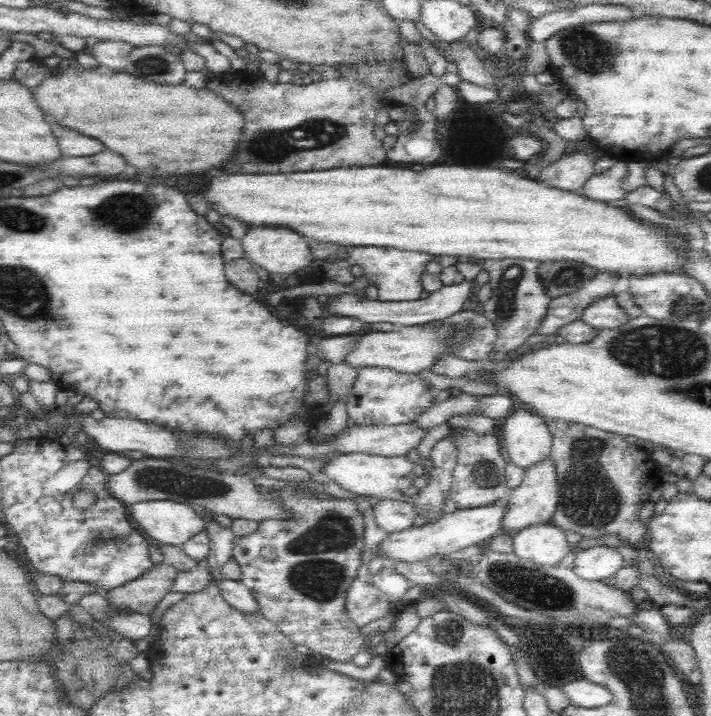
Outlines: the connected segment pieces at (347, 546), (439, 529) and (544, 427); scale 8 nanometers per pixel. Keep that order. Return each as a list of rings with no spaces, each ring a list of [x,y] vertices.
[[[292,484],[292,486],[282,486],[282,488],[276,488],[276,490],[268,490],[269,499],[279,504],[284,516],[282,518],[268,518],[268,520],[260,520],[256,528],[250,532],[250,534],[244,534],[244,536],[234,536],[234,544],[232,544],[232,552],[230,552],[231,560],[234,560],[241,569],[241,581],[246,588],[250,589],[254,599],[257,600],[258,612],[266,620],[274,623],[278,630],[290,639],[290,642],[296,644],[304,644],[306,648],[312,650],[312,654],[318,654],[320,658],[330,659],[334,662],[353,662],[353,658],[360,654],[364,650],[368,650],[369,643],[368,638],[360,632],[360,627],[346,614],[346,597],[349,591],[350,585],[353,580],[358,576],[358,570],[362,566],[362,548],[364,548],[363,534],[365,530],[364,517],[362,512],[354,501],[342,500],[332,497],[330,494],[320,493],[316,491],[305,490],[301,484]]]
[[[506,496],[487,506],[457,509],[450,514],[443,514],[433,523],[429,522],[418,528],[410,527],[402,532],[388,535],[388,538],[382,541],[379,550],[386,555],[386,565],[389,566],[391,561],[425,561],[433,555],[458,557],[460,549],[475,544],[480,546],[494,534],[501,532],[502,519],[508,507],[510,500]]]
[[[520,408],[514,409],[506,418],[501,437],[510,463],[526,470],[550,457],[552,434],[544,417]]]

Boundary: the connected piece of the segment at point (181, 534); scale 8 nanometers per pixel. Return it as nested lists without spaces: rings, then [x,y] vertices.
[[[170,500],[143,501],[128,506],[128,516],[144,536],[157,543],[181,547],[194,534],[205,530],[200,514],[190,506]]]

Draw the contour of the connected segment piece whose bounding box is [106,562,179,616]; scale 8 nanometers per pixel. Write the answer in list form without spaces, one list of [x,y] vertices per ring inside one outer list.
[[[162,562],[153,565],[150,571],[136,580],[106,592],[106,596],[116,612],[118,608],[128,608],[150,616],[160,600],[172,590],[178,574],[174,566]]]

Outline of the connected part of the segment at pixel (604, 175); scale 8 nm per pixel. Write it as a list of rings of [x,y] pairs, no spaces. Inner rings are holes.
[[[617,160],[607,171],[591,176],[581,192],[585,197],[601,203],[624,199],[626,194],[622,191],[622,182],[627,172],[627,163]]]

